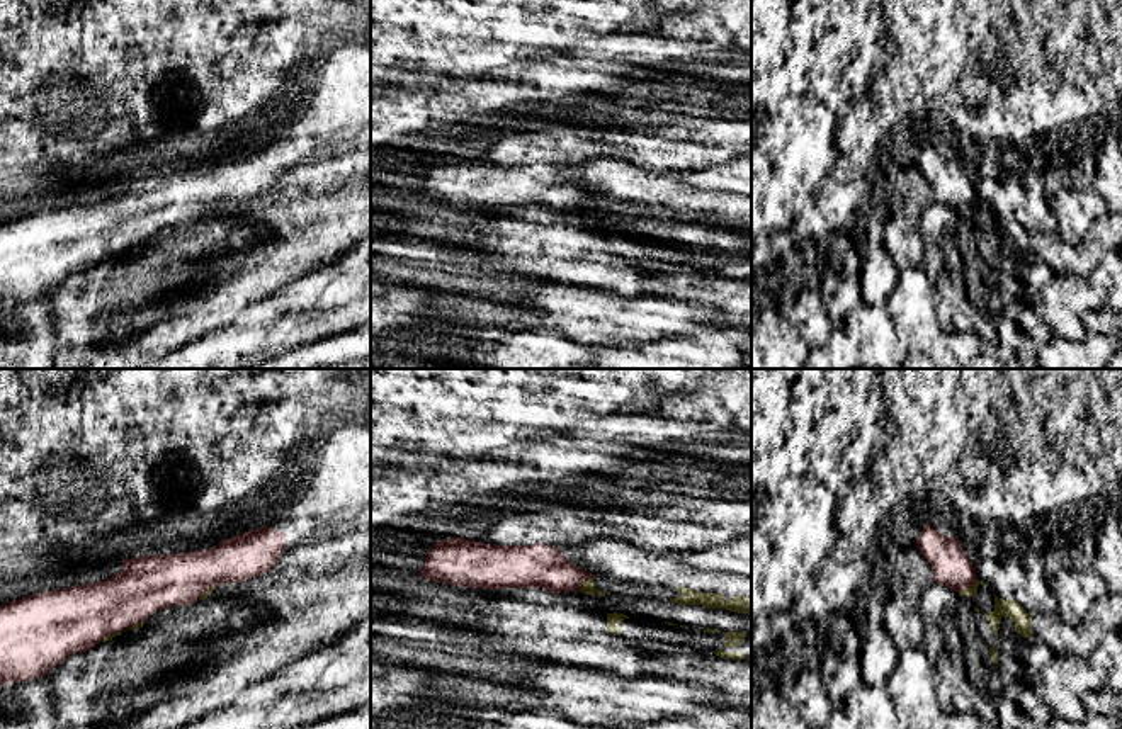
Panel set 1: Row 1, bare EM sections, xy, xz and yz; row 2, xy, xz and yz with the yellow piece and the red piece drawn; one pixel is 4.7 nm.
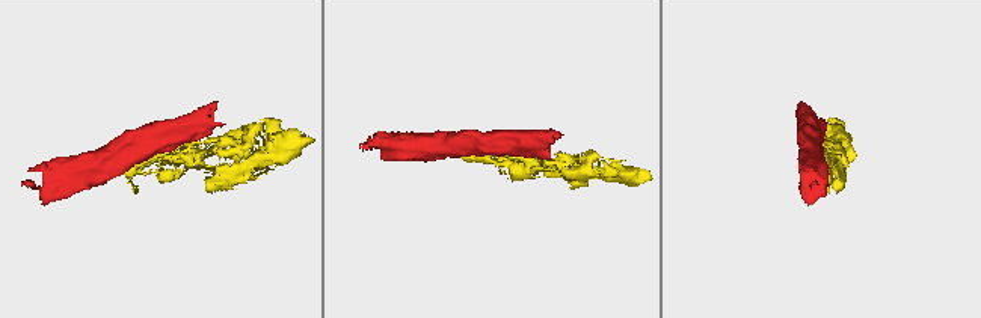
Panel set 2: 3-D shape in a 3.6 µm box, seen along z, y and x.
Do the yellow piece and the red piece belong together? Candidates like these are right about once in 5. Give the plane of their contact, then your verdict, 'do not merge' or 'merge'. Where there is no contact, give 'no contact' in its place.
contact in yz; do not merge

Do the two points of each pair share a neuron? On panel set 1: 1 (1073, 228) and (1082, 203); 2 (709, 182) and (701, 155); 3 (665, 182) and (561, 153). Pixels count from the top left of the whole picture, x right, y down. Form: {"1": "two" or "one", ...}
{"1": "one", "2": "two", "3": "two"}

